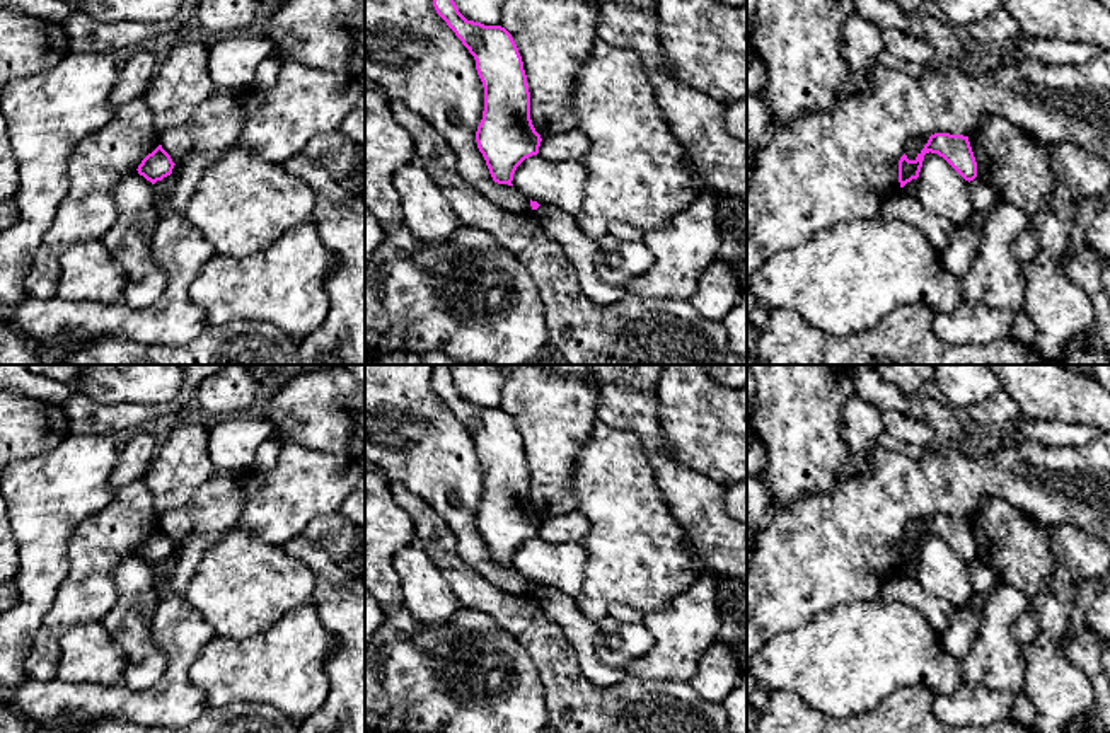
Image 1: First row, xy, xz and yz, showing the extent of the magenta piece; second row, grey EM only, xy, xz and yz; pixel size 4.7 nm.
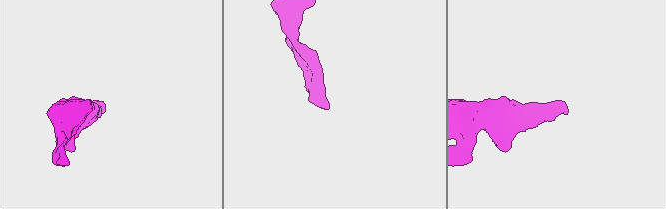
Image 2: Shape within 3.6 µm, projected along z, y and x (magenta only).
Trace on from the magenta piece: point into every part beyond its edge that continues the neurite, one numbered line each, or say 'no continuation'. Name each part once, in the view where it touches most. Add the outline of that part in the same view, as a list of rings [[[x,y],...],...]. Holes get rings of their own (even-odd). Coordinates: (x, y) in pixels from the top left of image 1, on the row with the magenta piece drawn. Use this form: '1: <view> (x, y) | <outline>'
no continuation

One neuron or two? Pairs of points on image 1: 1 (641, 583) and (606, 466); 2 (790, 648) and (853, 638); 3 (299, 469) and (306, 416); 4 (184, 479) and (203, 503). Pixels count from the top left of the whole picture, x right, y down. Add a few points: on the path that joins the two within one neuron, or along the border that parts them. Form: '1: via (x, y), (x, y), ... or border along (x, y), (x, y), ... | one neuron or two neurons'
1: via (636, 554), (630, 519), (619, 495) | one neuron
2: via (805, 648), (838, 648) | one neuron
3: border along (282, 444), (299, 444), (341, 455) | two neurons
4: border along (217, 469), (184, 503), (161, 515) | two neurons

